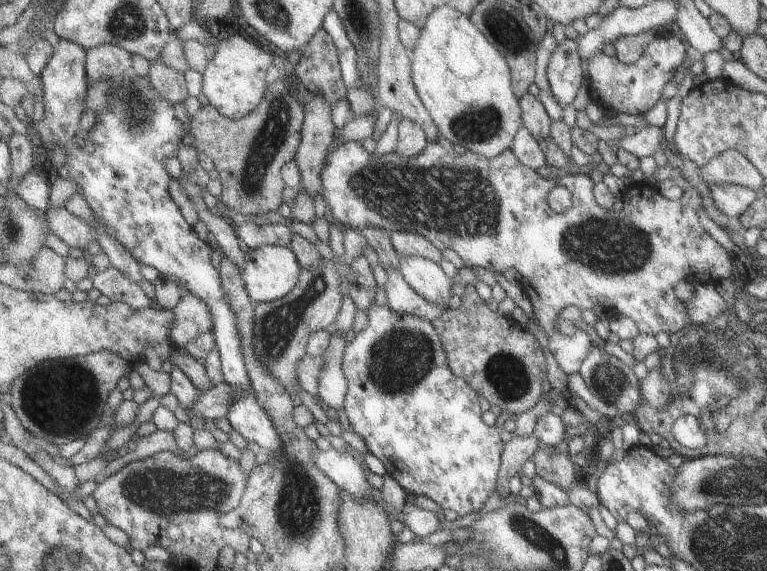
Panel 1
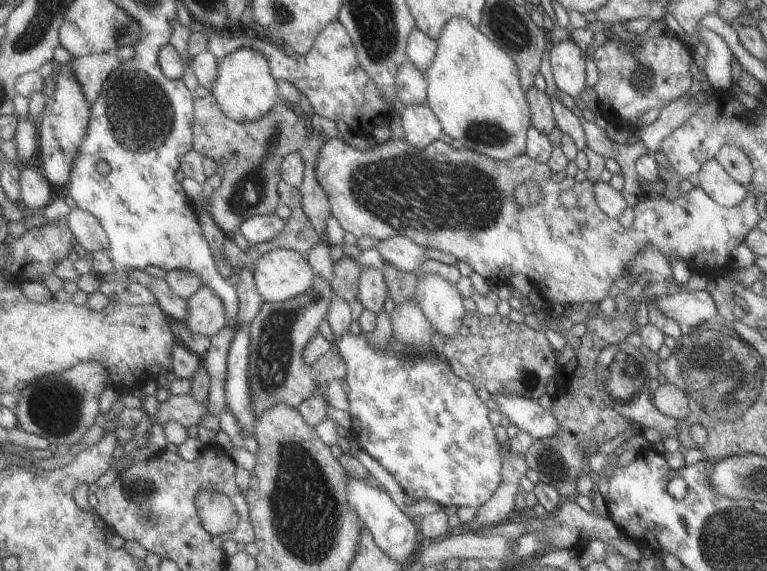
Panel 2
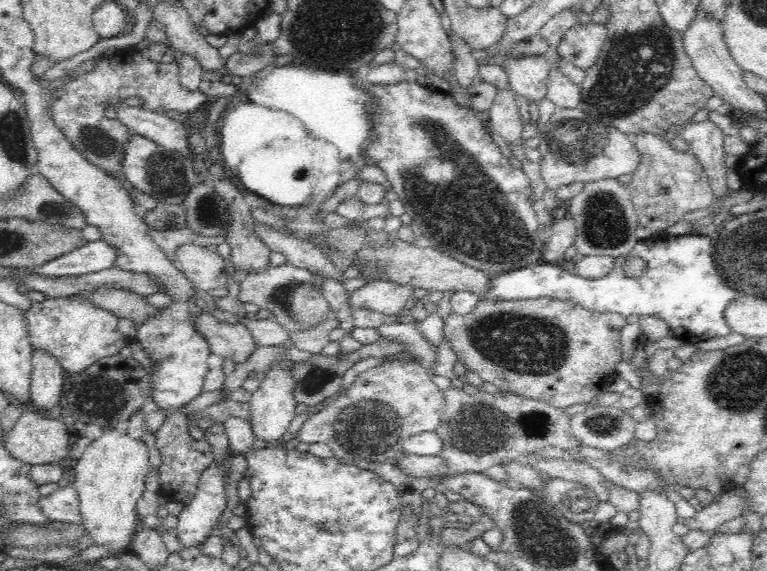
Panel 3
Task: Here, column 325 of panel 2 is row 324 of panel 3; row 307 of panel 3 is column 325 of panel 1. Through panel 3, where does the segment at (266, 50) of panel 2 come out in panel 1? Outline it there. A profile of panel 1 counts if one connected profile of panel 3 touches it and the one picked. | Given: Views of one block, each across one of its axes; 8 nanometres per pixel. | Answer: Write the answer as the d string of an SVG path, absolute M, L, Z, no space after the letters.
M325 28L319 30L311 39L310 44L302 50L300 60L295 66L294 78L306 86L307 93L325 96L331 106L337 101L347 100L347 84L343 82L342 62L339 58L337 40Z

